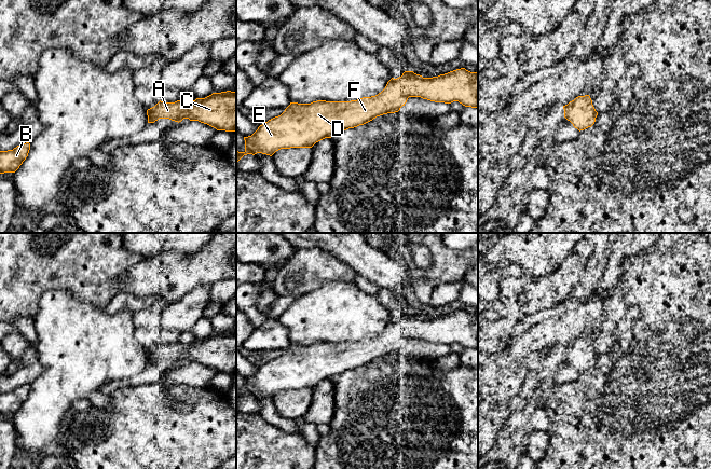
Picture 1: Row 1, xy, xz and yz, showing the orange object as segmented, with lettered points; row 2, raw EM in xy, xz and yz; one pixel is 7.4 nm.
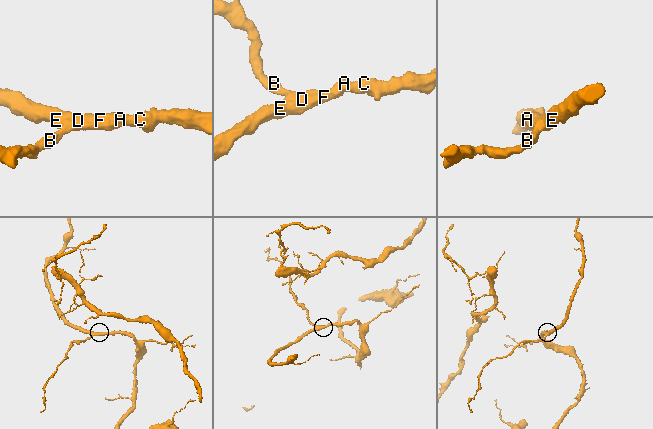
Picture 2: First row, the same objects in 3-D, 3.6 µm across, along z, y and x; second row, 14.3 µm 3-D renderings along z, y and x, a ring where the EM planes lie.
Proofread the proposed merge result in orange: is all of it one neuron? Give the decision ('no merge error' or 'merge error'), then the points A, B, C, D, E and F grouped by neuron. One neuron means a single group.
no merge error; A B C D E F

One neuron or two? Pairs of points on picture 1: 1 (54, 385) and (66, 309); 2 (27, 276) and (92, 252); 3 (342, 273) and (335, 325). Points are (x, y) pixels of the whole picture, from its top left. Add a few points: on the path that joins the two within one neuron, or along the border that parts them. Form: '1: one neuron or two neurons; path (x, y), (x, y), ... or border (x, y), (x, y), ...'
1: one neuron; path (66, 367), (66, 328)
2: one neuron; path (43, 260), (53, 260), (60, 252), (76, 252)
3: two neurons; border (354, 281), (327, 280), (316, 287)

